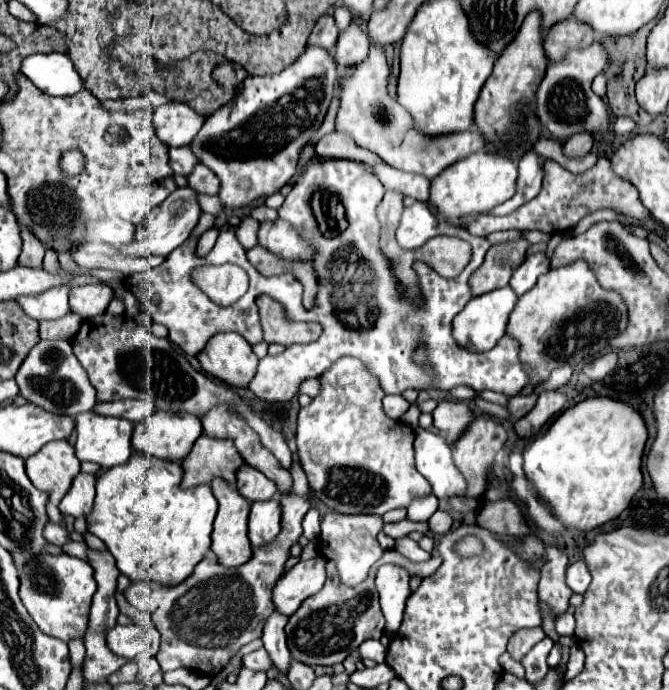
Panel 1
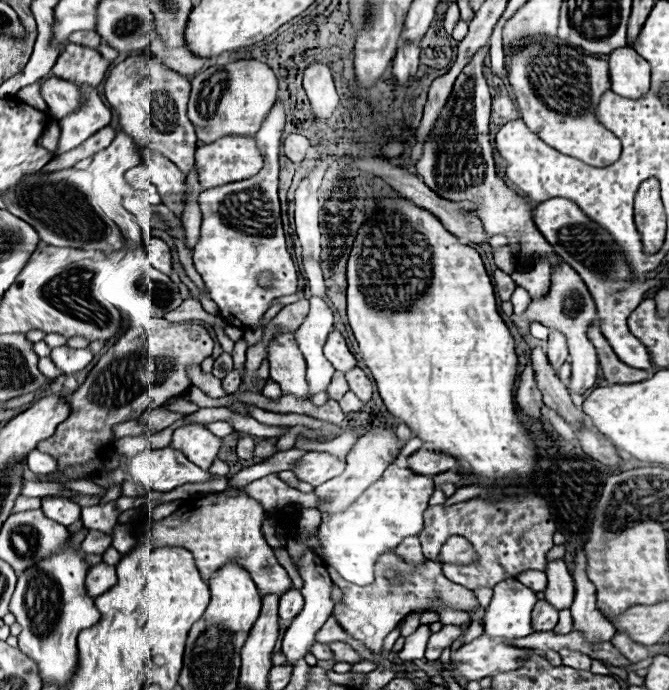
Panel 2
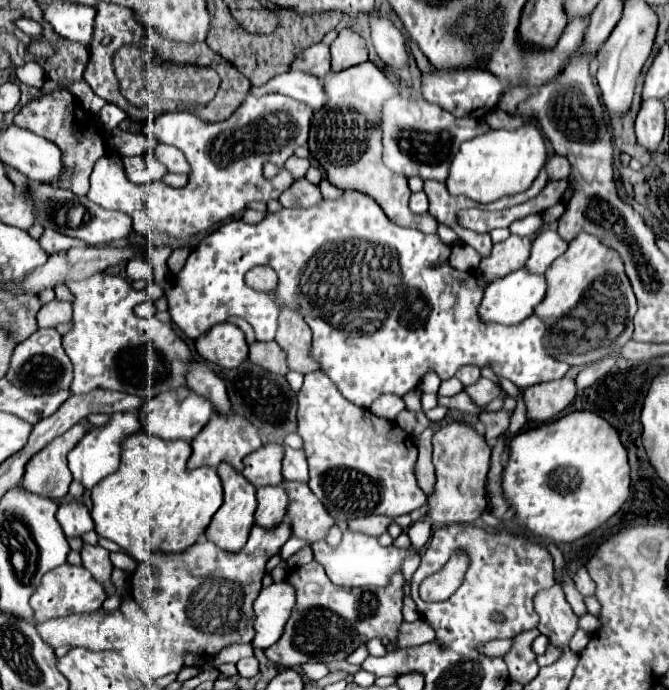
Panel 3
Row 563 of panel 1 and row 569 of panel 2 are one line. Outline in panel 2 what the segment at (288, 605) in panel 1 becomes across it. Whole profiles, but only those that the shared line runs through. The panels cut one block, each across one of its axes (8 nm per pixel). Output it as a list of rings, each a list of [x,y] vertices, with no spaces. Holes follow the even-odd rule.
[[[306,552],[302,558],[302,564],[296,564],[302,578],[304,578],[304,588],[302,588],[302,596],[306,600],[300,616],[296,616],[296,620],[292,620],[292,624],[288,626],[284,640],[282,640],[282,654],[286,656],[286,664],[294,666],[298,660],[302,660],[306,654],[310,654],[312,646],[316,644],[316,632],[322,628],[322,624],[328,620],[328,616],[332,614],[332,600],[330,600],[330,586],[332,580],[324,568],[324,562],[318,554],[314,552]]]

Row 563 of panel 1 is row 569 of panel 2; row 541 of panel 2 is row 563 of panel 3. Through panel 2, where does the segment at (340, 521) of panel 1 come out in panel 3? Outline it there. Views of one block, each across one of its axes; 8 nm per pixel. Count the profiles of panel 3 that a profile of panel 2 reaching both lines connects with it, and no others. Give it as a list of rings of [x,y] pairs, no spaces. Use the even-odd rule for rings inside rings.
[[[346,530],[342,536],[342,542],[332,548],[326,542],[318,542],[312,544],[314,550],[314,560],[320,562],[328,574],[328,578],[336,584],[336,586],[388,586],[390,576],[394,576],[396,572],[400,572],[402,562],[408,556],[418,554],[418,550],[414,546],[410,548],[396,548],[396,546],[380,546],[378,538],[362,534],[362,532],[352,532]]]

